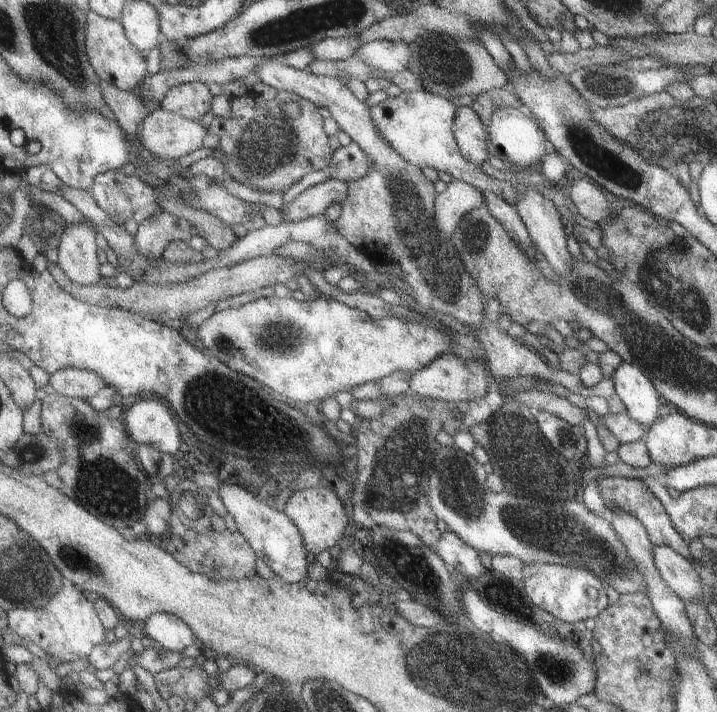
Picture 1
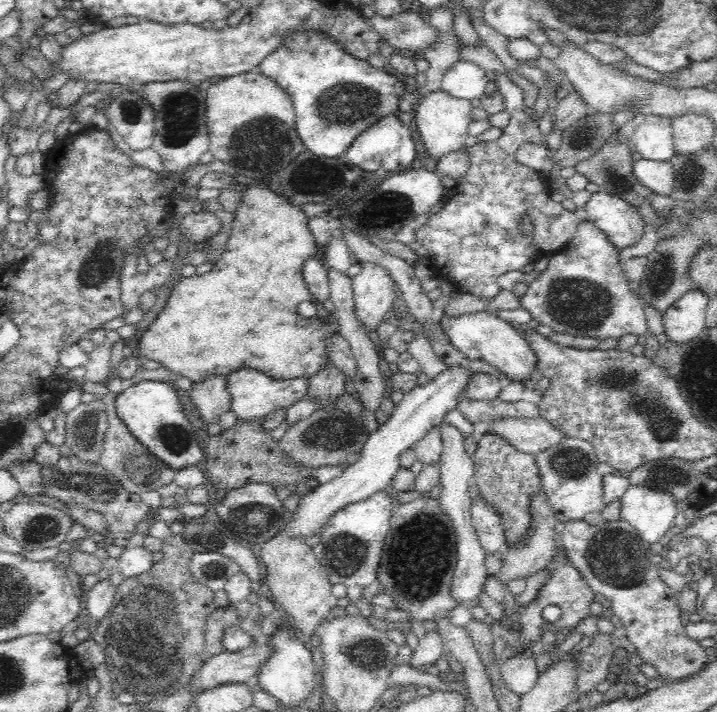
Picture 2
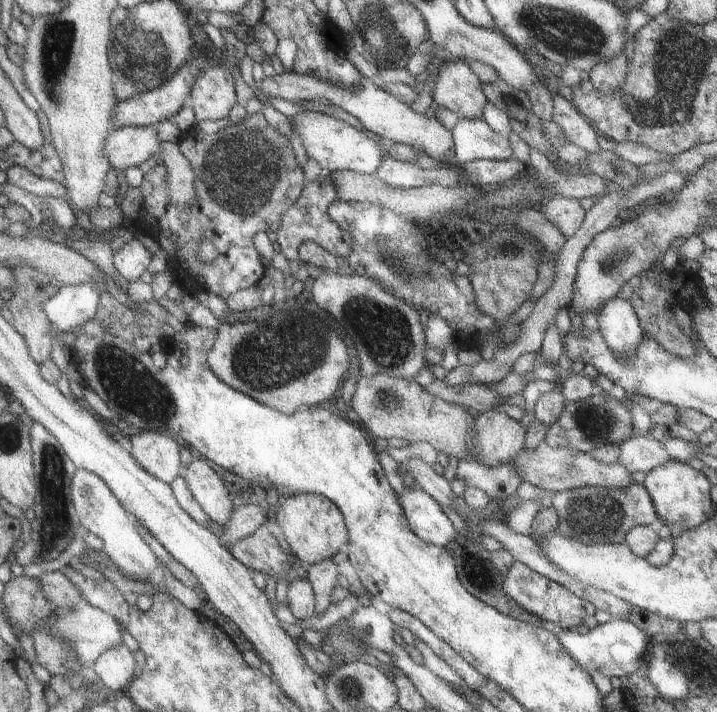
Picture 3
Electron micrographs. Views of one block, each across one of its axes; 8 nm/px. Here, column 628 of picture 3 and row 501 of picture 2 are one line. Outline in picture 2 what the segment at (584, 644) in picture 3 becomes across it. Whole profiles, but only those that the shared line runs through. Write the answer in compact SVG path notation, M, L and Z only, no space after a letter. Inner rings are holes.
M630 486L628 492L621 497L621 518L632 525L638 535L650 545L661 542L674 524L677 513L676 503L670 494L663 494L646 486Z

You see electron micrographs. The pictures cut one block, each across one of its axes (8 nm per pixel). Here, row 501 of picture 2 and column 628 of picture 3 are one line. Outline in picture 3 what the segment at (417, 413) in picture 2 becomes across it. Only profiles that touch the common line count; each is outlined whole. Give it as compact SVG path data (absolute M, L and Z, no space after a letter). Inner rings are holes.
M613 296L596 313L598 332L617 360L629 360L641 341L642 330L628 299Z

